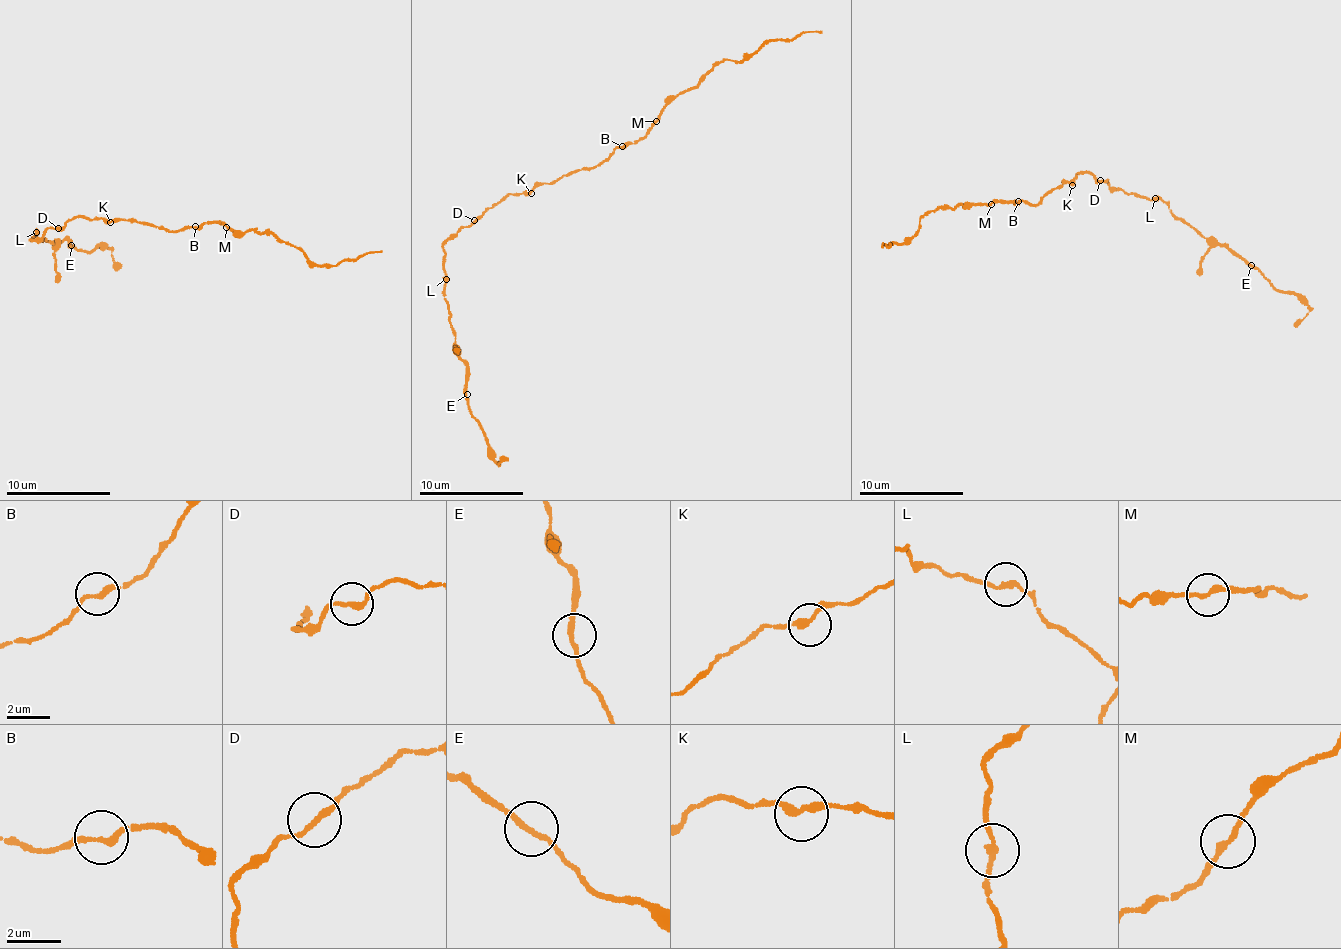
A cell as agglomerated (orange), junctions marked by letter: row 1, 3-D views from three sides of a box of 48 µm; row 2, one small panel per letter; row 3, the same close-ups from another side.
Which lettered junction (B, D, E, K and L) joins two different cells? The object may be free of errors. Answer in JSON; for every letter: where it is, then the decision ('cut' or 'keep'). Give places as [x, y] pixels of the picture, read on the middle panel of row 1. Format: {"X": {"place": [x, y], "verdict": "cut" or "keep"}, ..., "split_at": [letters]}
{"B": {"place": [622, 146], "verdict": "keep"}, "D": {"place": [474, 220], "verdict": "keep"}, "E": {"place": [467, 394], "verdict": "keep"}, "K": {"place": [531, 193], "verdict": "keep"}, "L": {"place": [446, 279], "verdict": "keep"}, "split_at": []}

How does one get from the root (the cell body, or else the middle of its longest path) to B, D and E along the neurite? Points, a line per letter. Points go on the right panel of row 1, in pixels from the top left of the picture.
B: (1070, 182), (1063, 182), (1062, 187), (1051, 191), (1037, 206), (1017, 200)
D: (1070, 182), (1083, 170), (1100, 180)
E: (1070, 182), (1083, 170), (1112, 188), (1163, 201), (1206, 239), (1216, 239), (1251, 265)

